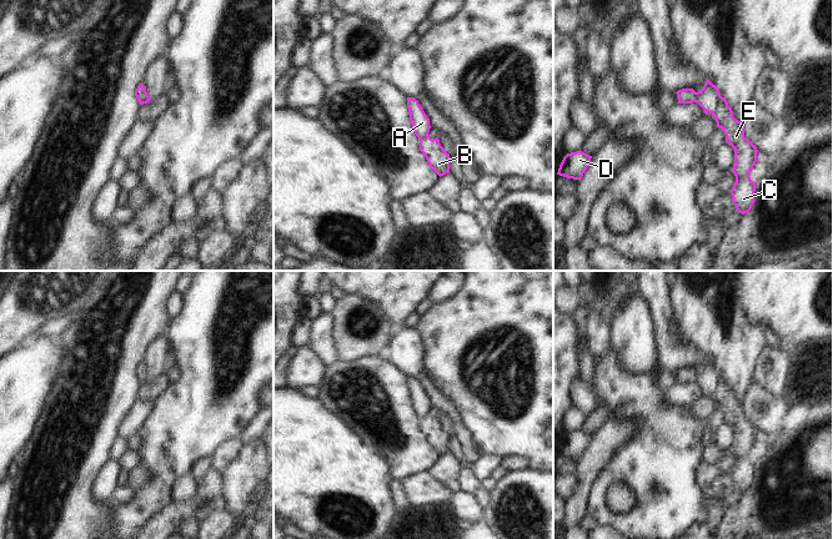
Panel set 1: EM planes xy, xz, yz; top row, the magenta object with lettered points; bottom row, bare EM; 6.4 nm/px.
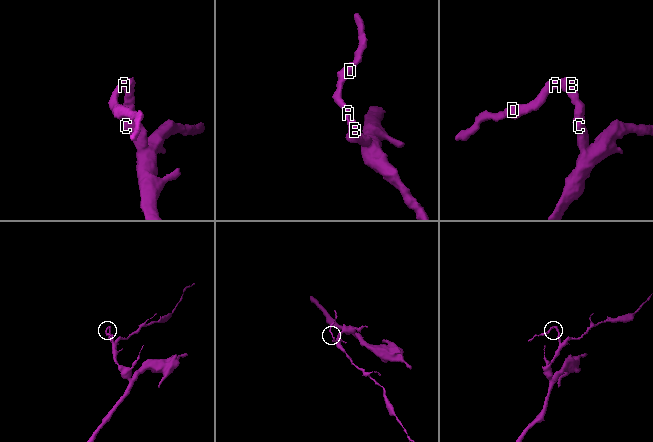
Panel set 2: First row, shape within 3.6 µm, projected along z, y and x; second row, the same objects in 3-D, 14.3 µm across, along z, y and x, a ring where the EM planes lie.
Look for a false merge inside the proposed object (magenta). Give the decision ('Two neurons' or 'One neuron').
Two neurons

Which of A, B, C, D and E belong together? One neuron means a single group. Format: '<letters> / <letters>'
A D / B C E

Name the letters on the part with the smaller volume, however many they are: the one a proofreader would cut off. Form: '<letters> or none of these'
A, D

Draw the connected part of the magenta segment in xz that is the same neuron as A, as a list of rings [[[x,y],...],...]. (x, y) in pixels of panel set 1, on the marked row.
[[[407,97],[407,109],[410,114],[410,121],[412,130],[417,137],[423,137],[430,132],[430,119],[420,106],[415,97]]]

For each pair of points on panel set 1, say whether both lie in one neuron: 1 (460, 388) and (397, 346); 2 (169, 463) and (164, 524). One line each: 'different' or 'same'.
1: different
2: different

